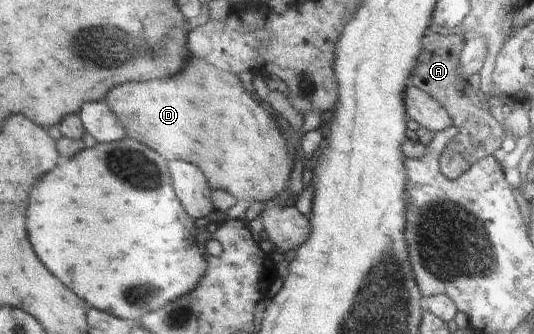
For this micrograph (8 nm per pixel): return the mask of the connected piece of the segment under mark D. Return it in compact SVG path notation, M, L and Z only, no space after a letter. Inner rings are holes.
M190 56L191 64L187 62L185 68L175 74L167 76L163 80L151 80L151 82L139 82L139 84L121 84L107 92L104 97L105 104L119 116L121 124L129 132L131 138L139 140L141 144L147 144L155 152L159 152L165 160L187 160L191 164L197 164L205 178L209 180L211 188L223 188L237 200L245 202L269 202L275 196L279 196L289 182L293 162L287 150L287 140L283 138L275 118L271 112L267 112L261 102L257 102L241 84L238 76L230 72L219 70L205 60ZM253 156L265 158L263 164L259 162L259 170L253 168Z

